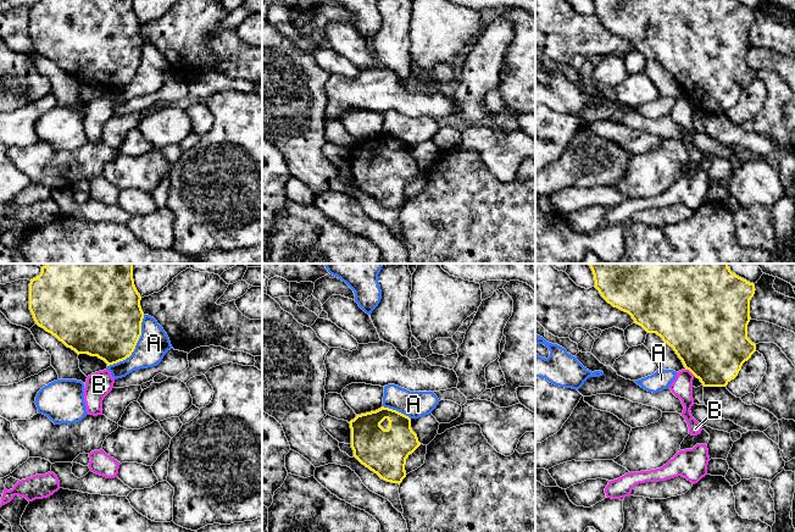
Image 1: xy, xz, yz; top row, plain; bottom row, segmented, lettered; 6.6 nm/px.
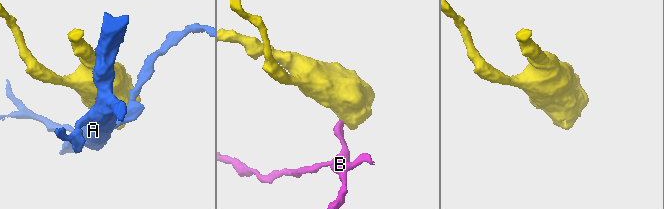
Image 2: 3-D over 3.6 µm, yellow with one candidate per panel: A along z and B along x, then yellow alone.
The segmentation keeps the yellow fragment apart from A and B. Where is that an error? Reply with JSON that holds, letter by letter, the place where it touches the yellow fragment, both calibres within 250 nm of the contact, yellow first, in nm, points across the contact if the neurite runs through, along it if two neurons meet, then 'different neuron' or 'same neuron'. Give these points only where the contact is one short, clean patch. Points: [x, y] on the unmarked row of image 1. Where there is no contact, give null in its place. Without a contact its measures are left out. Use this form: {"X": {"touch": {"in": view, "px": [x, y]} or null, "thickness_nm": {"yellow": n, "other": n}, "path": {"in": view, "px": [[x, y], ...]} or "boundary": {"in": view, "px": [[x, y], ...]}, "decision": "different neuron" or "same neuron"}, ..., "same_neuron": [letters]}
{"A": {"touch": {"in": "xy", "px": [134, 73]}, "thickness_nm": {"yellow": 460, "other": 200}, "decision": "different neuron"}, "B": {"touch": {"in": "yz", "px": [690, 98]}, "thickness_nm": {"yellow": 480, "other": 140}, "boundary": {"in": "yz", "px": [[684, 95], [688, 95], [695, 103]]}, "decision": "different neuron"}, "same_neuron": []}

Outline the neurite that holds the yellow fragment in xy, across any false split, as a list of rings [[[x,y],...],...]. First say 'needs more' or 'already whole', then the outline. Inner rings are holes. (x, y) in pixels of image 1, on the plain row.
already whole; [[[40,0],[29,10],[29,37],[35,50],[79,81],[98,83],[107,93],[132,82],[141,62],[144,39],[133,0]]]

